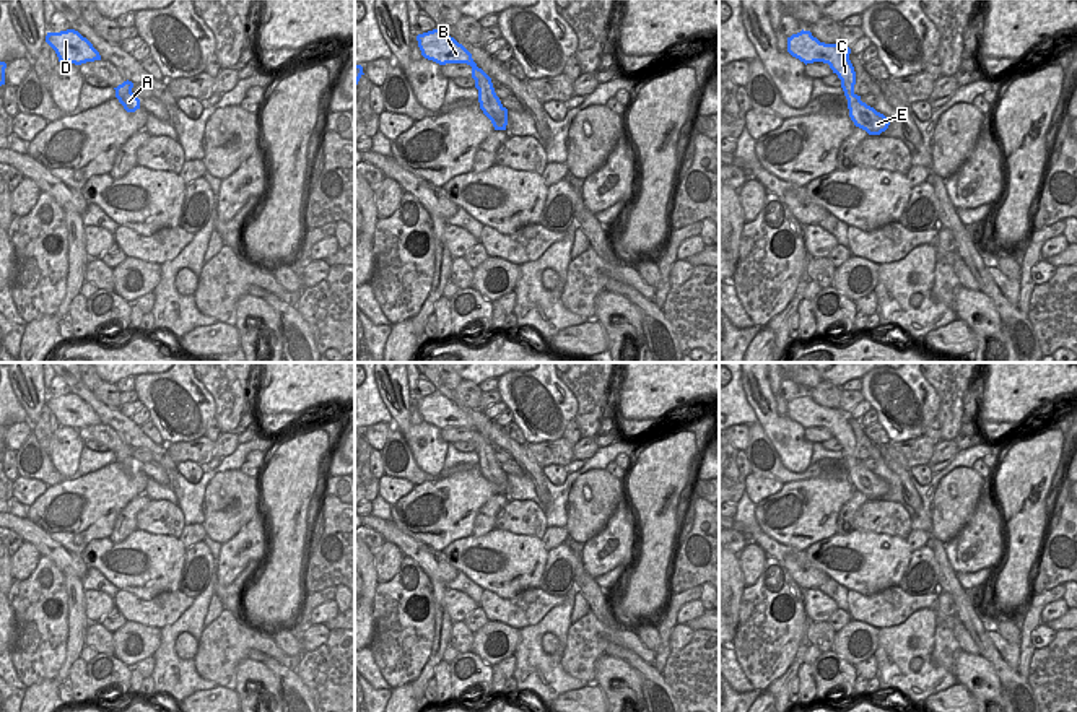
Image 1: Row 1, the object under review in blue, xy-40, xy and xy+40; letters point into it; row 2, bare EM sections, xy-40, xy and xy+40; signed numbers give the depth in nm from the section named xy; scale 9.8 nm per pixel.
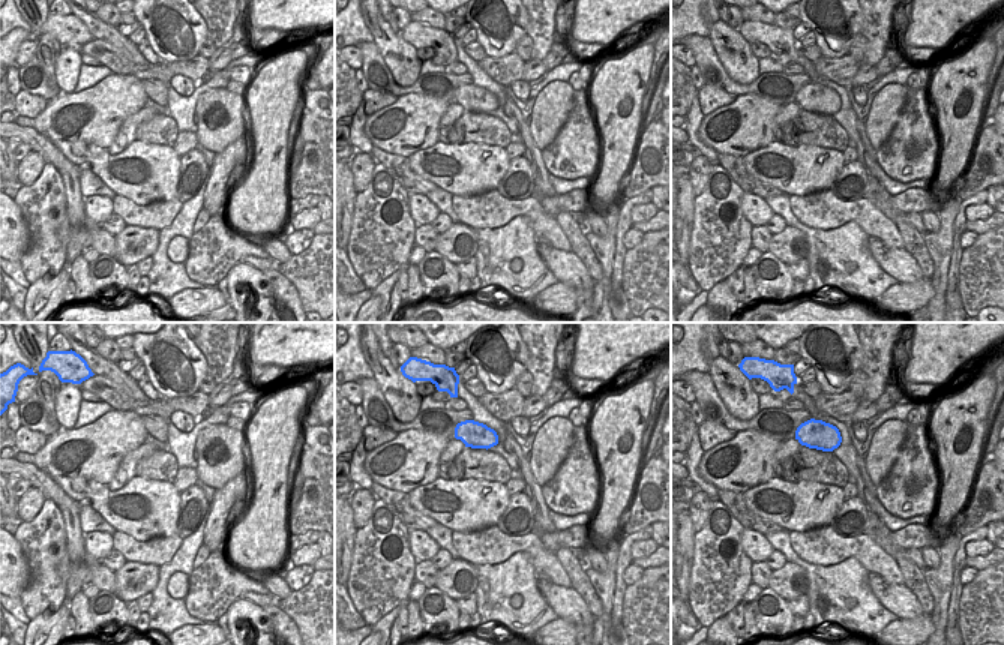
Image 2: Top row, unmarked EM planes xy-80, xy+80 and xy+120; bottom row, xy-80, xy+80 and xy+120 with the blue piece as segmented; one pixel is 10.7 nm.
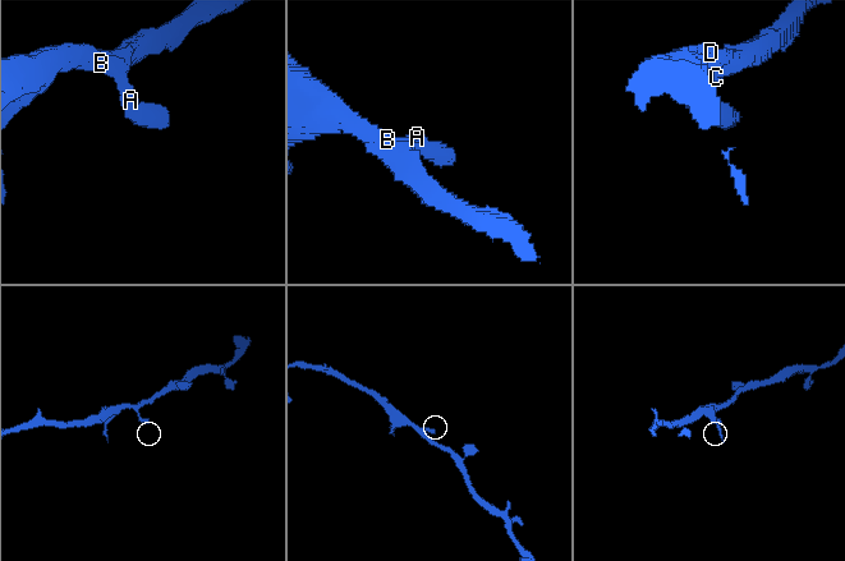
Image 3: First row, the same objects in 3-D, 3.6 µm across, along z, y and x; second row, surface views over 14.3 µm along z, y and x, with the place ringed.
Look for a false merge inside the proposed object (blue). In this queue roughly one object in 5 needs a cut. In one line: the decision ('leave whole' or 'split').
leave whole

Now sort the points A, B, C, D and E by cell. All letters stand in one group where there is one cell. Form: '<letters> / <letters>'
A B C D E

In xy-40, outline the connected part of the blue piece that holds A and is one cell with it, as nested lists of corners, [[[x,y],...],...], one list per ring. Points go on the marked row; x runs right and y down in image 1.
[[[129,80],[119,85],[117,88],[114,88],[116,98],[127,112],[135,112],[137,109],[140,109],[140,99],[132,93],[132,88],[133,83]]]

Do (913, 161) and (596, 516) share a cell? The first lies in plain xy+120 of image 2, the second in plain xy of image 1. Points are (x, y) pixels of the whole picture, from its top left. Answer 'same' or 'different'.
different

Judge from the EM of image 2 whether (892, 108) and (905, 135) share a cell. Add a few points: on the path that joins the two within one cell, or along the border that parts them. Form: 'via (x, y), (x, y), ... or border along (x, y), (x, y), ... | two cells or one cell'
border along (908, 87), (896, 125), (877, 149) | two cells

